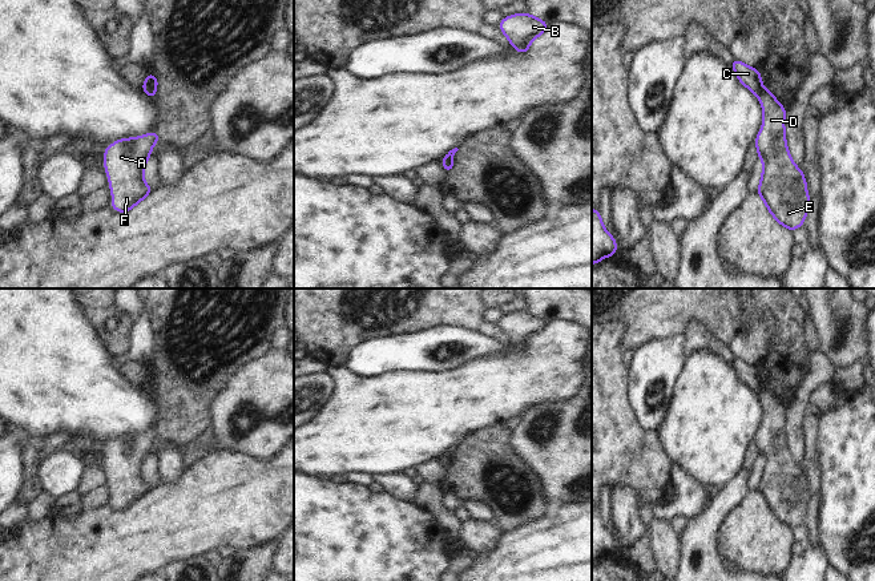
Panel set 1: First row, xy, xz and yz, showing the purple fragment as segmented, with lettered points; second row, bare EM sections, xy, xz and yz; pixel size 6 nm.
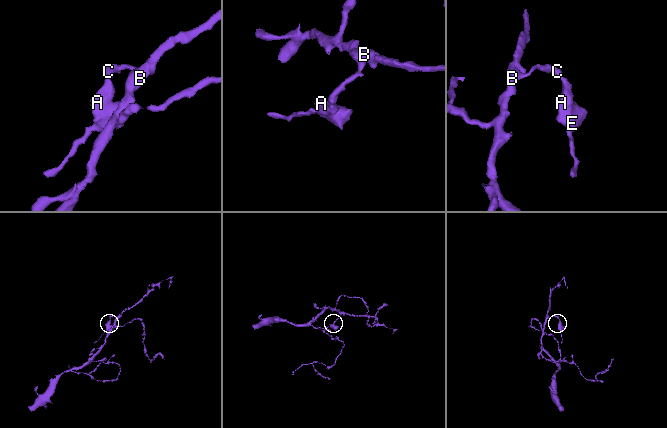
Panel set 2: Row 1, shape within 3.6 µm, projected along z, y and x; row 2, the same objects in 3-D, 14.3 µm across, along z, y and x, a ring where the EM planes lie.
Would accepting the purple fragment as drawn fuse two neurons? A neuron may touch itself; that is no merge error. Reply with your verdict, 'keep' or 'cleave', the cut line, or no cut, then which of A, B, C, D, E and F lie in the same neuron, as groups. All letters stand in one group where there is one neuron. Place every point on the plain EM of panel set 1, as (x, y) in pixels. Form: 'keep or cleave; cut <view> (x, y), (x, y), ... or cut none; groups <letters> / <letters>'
cleave; cut yz (762, 386), (757, 391); groups A D E F / B C

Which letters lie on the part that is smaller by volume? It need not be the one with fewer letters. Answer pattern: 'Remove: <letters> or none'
Remove: A, D, E, F

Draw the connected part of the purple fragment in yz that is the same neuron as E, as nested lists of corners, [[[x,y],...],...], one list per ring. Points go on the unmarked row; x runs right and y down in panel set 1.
[[[766,387],[758,391],[758,396],[763,406],[763,421],[754,440],[763,468],[757,491],[779,523],[793,529],[803,524],[811,496],[807,493],[805,472],[793,460],[787,447],[787,407]]]

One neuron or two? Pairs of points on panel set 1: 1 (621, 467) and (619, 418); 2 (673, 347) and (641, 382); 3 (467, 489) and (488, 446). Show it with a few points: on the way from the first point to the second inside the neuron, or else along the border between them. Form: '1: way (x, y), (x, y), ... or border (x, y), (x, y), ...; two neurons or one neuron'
1: way (619, 455), (619, 430); one neuron
2: way (666, 355), (649, 374); one neuron
3: way (472, 479), (487, 464), (488, 456); one neuron

